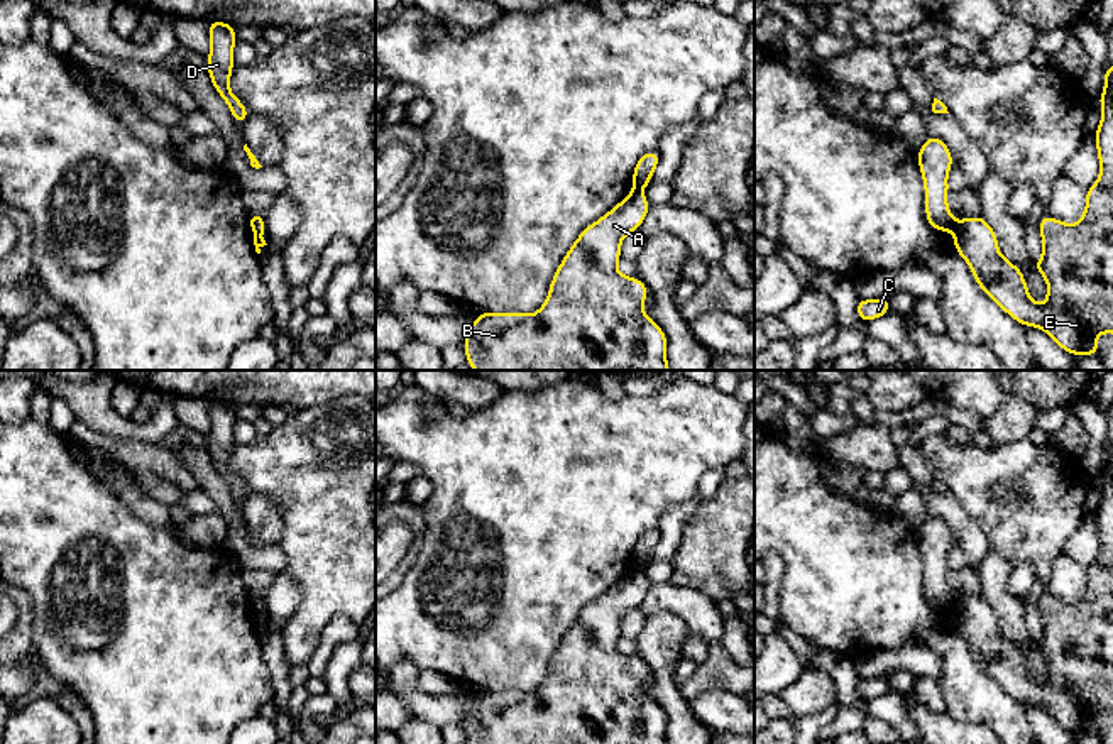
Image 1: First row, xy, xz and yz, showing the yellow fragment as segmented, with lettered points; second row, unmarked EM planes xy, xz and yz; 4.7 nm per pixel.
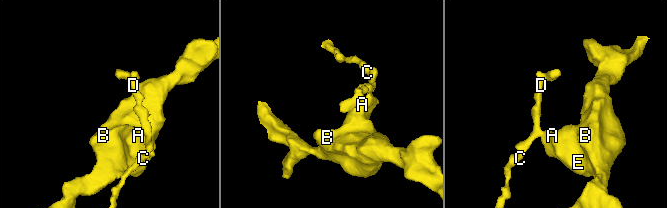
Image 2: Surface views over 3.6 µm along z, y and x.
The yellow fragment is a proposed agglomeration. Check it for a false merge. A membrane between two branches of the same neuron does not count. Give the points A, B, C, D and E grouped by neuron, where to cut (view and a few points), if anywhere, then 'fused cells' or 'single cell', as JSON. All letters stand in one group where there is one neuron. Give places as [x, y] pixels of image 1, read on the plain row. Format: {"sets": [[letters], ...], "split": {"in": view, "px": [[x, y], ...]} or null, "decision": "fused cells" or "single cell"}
{"sets": [["A", "B", "E"], ["C", "D"]], "split": {"in": "yz", "px": [[956, 601], [951, 609]]}, "decision": "fused cells"}

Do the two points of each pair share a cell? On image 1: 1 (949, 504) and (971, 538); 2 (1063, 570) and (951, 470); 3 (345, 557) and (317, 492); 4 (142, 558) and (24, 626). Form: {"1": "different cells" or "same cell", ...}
{"1": "same cell", "2": "different cells", "3": "same cell", "4": "different cells"}

